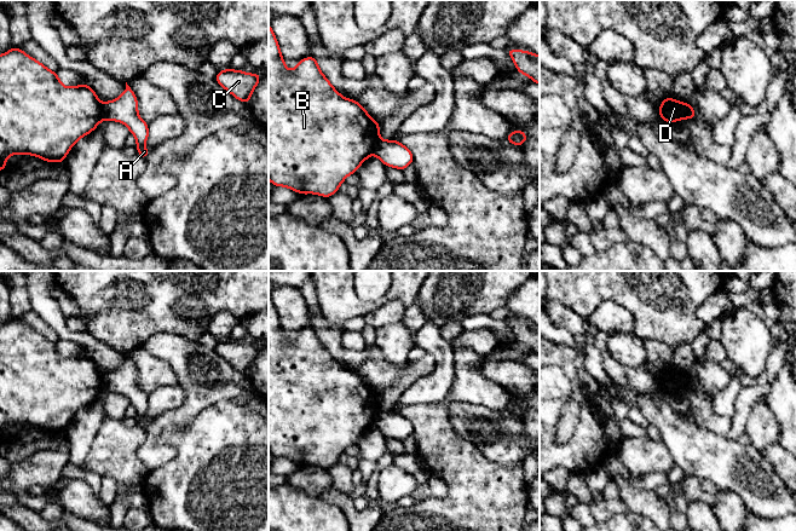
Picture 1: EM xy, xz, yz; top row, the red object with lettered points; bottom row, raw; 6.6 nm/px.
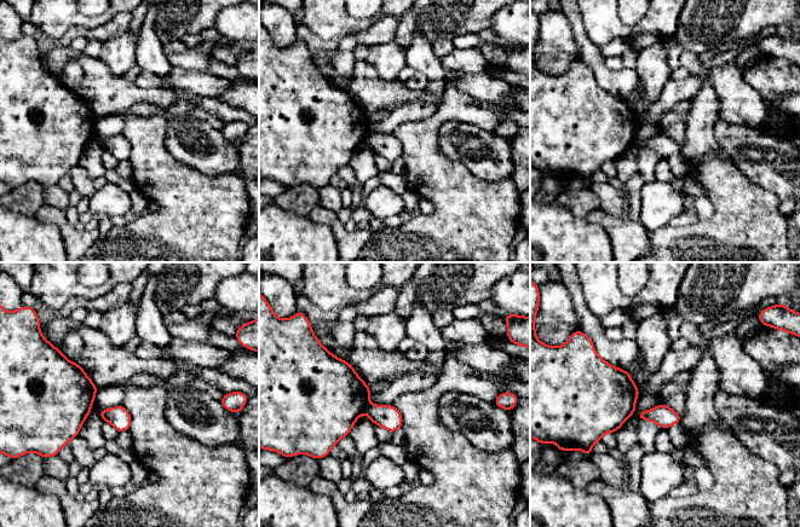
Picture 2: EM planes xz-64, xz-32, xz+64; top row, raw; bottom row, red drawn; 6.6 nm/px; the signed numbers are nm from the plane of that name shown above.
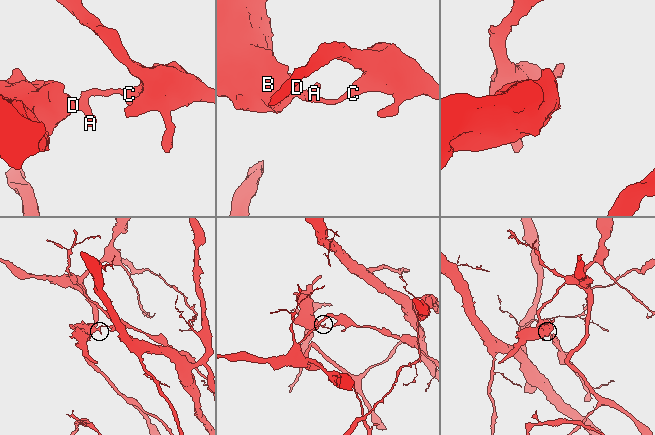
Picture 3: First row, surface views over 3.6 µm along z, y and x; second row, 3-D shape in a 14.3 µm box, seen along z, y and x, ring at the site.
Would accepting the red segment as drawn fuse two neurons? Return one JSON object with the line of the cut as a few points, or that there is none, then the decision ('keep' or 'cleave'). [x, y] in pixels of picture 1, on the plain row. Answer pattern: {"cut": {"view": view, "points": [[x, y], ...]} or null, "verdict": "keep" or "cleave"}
{"cut": {"view": "xy", "points": [[103, 375], [102, 390]]}, "verdict": "cleave"}

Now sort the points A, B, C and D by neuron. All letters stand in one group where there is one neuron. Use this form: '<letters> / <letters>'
A C / B D

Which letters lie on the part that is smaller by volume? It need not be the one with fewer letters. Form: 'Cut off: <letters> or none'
Cut off: B, D

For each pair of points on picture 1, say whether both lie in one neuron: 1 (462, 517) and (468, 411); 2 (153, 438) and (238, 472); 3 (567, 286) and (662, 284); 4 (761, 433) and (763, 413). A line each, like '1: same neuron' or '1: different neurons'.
1: different neurons
2: different neurons
3: same neuron
4: same neuron

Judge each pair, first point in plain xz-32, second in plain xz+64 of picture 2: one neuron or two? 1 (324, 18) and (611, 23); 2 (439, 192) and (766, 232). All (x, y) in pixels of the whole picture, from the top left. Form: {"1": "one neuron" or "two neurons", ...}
{"1": "one neuron", "2": "one neuron"}

